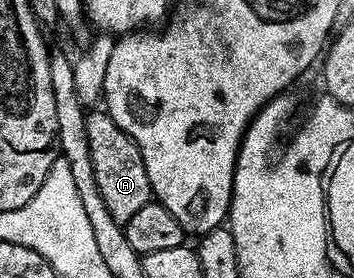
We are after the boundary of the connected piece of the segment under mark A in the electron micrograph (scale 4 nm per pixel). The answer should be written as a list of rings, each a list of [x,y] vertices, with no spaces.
[[[105,110],[91,111],[87,115],[86,130],[88,132],[88,146],[92,154],[92,170],[96,172],[96,186],[100,190],[100,198],[104,198],[104,206],[108,208],[108,214],[118,224],[125,226],[128,218],[133,218],[136,210],[140,210],[140,206],[149,204],[152,200],[148,170],[144,170],[144,158],[140,154],[136,142],[132,142],[132,138],[128,134],[124,134],[124,130],[120,130],[120,126],[116,126],[110,113]]]

